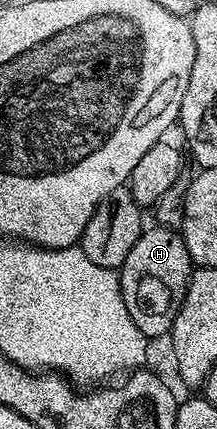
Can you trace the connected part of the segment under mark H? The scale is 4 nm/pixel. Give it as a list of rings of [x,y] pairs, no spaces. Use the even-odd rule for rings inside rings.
[[[157,224],[151,227],[151,230],[150,227],[143,229],[136,244],[132,244],[132,252],[128,252],[128,260],[124,260],[120,267],[122,295],[128,316],[132,316],[132,324],[140,328],[147,340],[154,340],[161,334],[162,337],[169,335],[176,314],[180,312],[180,304],[186,299],[192,273],[188,248],[181,233]]]

